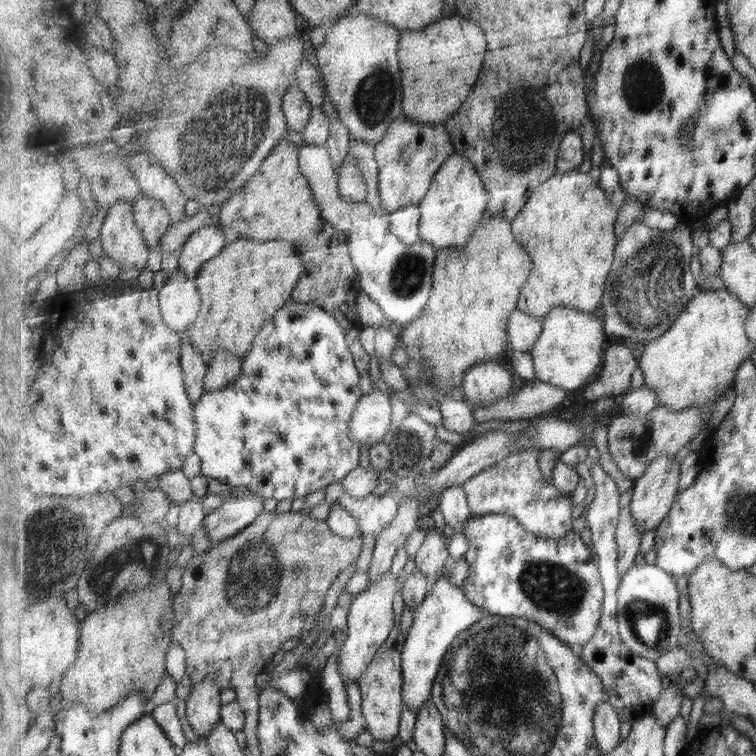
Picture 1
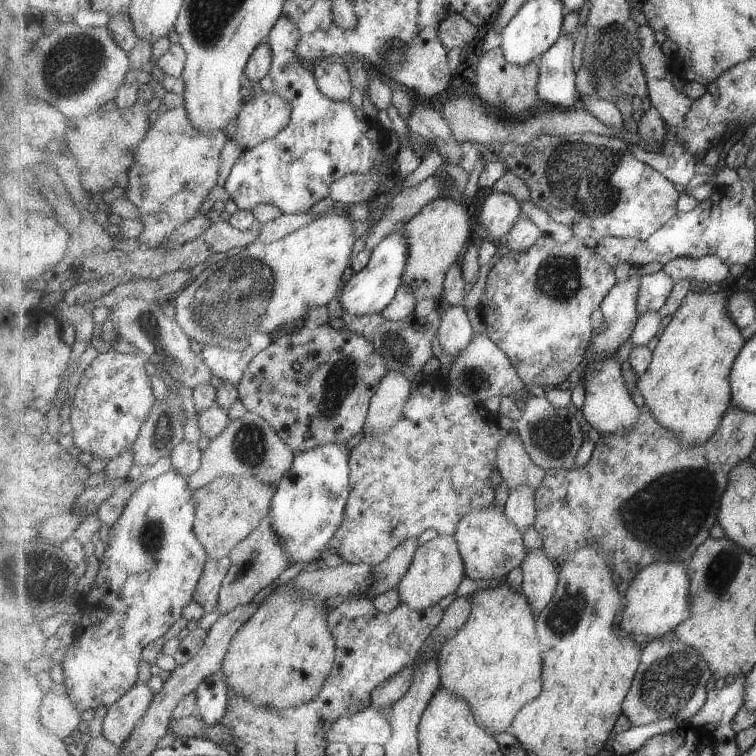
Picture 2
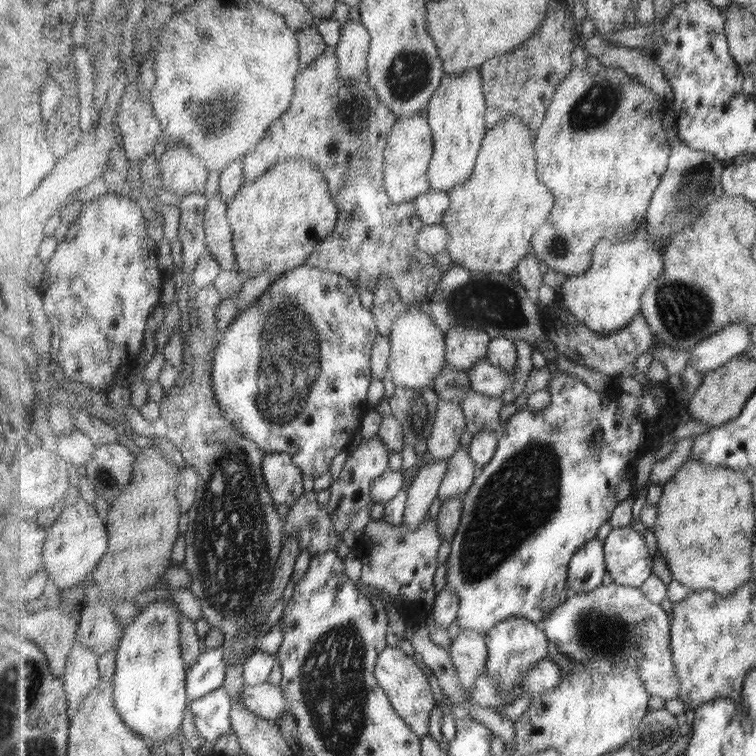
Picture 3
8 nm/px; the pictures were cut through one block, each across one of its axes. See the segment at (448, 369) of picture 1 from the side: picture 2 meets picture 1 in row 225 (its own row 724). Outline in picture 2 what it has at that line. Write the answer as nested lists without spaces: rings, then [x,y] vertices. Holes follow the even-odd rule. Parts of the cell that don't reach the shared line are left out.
[[[507,579],[495,590],[479,590],[470,597],[473,610],[469,620],[438,652],[441,686],[463,696],[472,706],[477,724],[489,734],[497,734],[505,732],[519,710],[543,692],[544,650],[529,599],[511,590]]]

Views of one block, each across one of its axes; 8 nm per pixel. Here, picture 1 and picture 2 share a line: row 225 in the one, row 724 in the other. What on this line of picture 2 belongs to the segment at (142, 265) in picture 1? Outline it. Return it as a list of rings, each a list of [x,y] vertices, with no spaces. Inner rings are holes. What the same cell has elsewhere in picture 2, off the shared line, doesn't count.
[[[139,681],[119,702],[111,705],[103,718],[102,735],[115,744],[122,746],[135,732],[140,718],[147,714],[155,694],[146,682]]]

